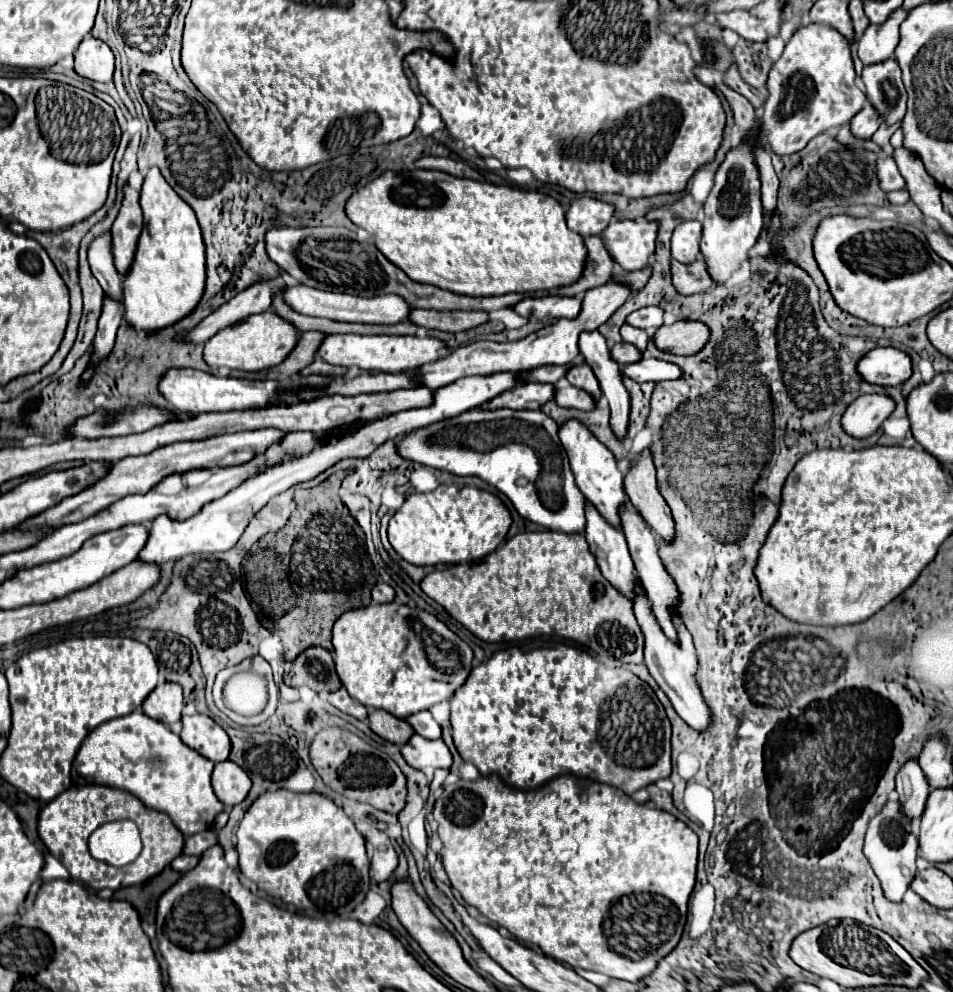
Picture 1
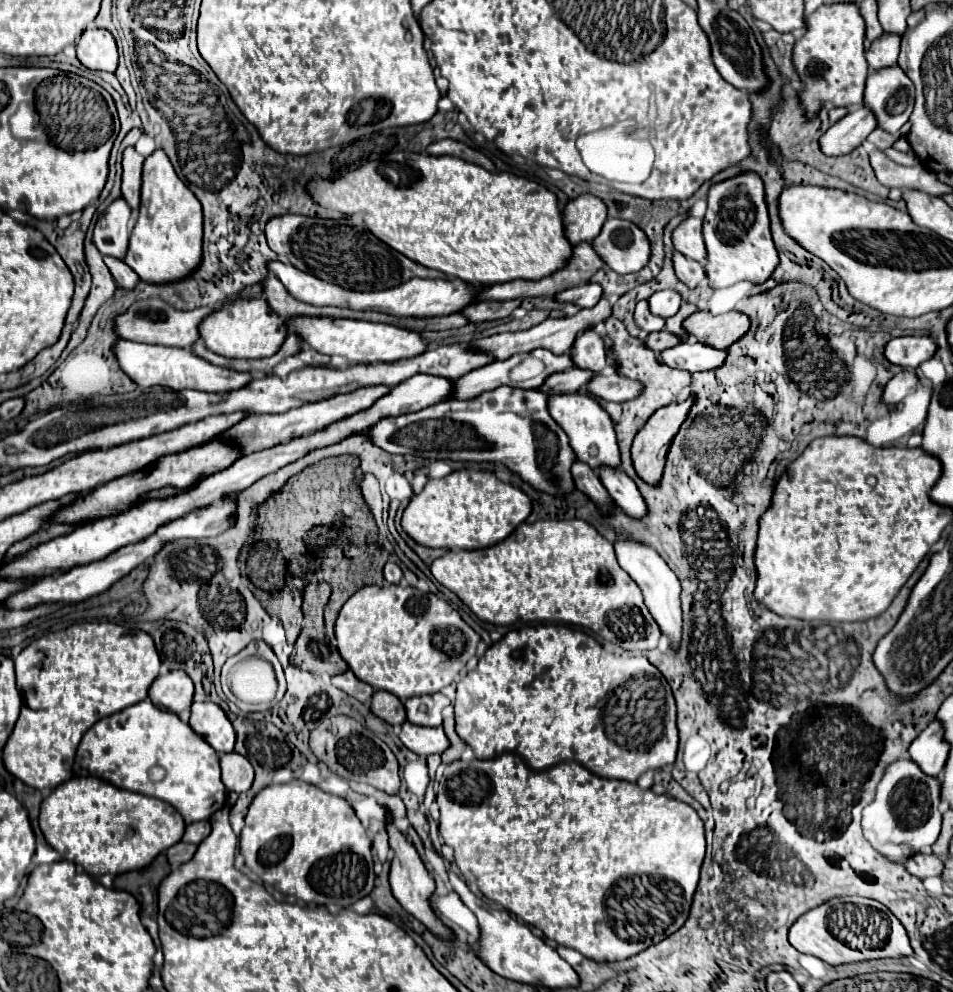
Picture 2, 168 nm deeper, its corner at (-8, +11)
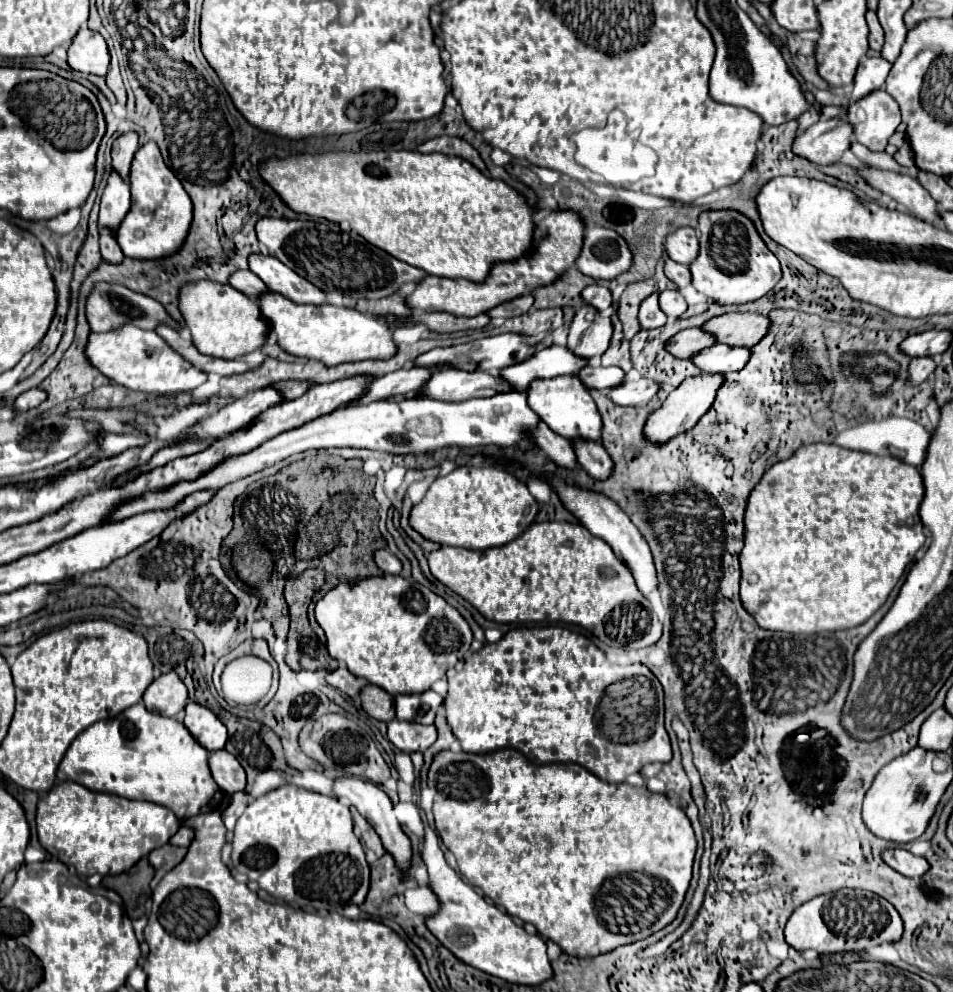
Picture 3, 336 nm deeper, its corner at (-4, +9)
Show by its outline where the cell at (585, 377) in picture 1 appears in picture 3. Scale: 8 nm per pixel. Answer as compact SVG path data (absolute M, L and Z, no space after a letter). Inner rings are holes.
M583 305L569 327L567 349L581 359L601 357L609 347L611 333L611 321L599 317L591 305Z

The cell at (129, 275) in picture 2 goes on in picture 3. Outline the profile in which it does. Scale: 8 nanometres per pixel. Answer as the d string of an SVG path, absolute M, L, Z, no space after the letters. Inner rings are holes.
M101 231L101 255L103 255L103 261L107 261L109 265L121 265L125 259L115 237L111 237L111 233L107 231Z

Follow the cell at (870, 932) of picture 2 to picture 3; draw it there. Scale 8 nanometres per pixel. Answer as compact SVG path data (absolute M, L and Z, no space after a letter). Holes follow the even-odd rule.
M843 889L835 893L819 895L797 907L787 921L785 941L797 949L815 949L821 955L829 953L861 953L881 943L895 943L903 935L903 921L895 907L883 897L861 891L861 889Z

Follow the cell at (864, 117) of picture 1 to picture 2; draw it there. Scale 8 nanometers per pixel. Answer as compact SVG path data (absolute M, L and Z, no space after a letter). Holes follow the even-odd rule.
M859 107L851 113L847 113L837 123L833 123L819 137L819 147L829 157L847 155L853 149L857 149L875 127L877 127L877 121L875 121L873 113L867 107Z

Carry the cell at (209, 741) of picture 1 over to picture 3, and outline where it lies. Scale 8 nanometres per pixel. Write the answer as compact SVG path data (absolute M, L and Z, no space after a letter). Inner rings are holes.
M189 701L185 707L185 727L205 749L209 751L225 749L227 727L211 709L195 701Z

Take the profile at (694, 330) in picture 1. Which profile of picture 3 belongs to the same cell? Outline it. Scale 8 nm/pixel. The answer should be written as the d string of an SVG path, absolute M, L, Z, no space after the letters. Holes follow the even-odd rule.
M723 313L705 321L701 329L715 335L719 343L749 349L767 333L767 317L757 313Z

